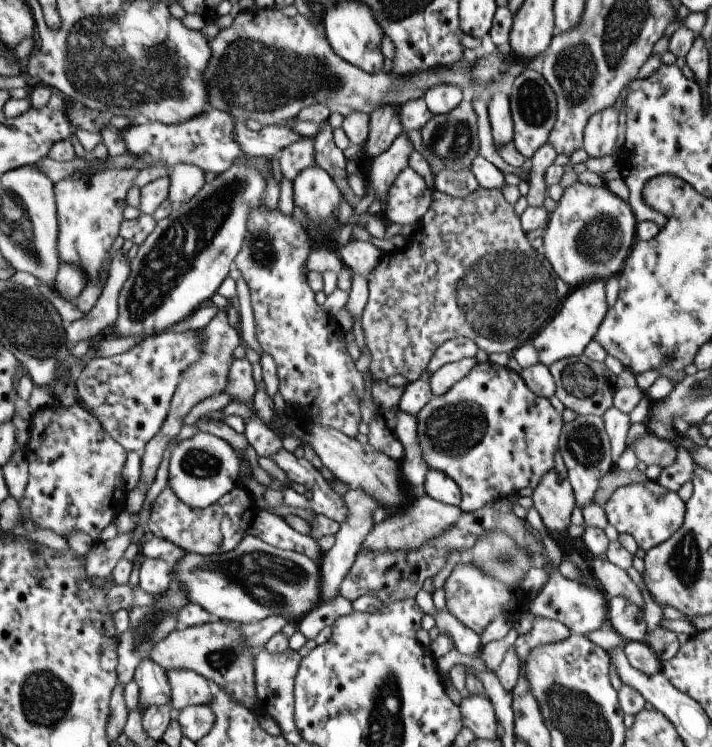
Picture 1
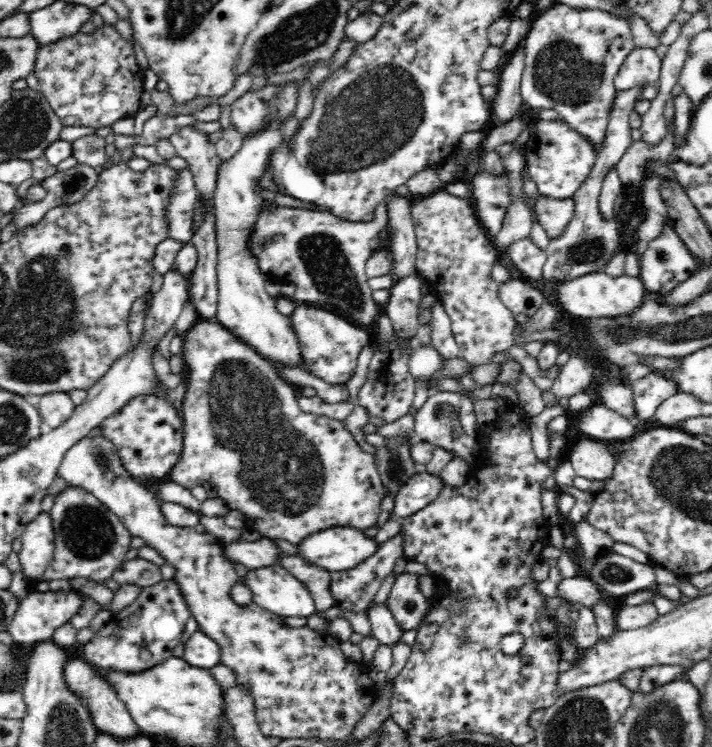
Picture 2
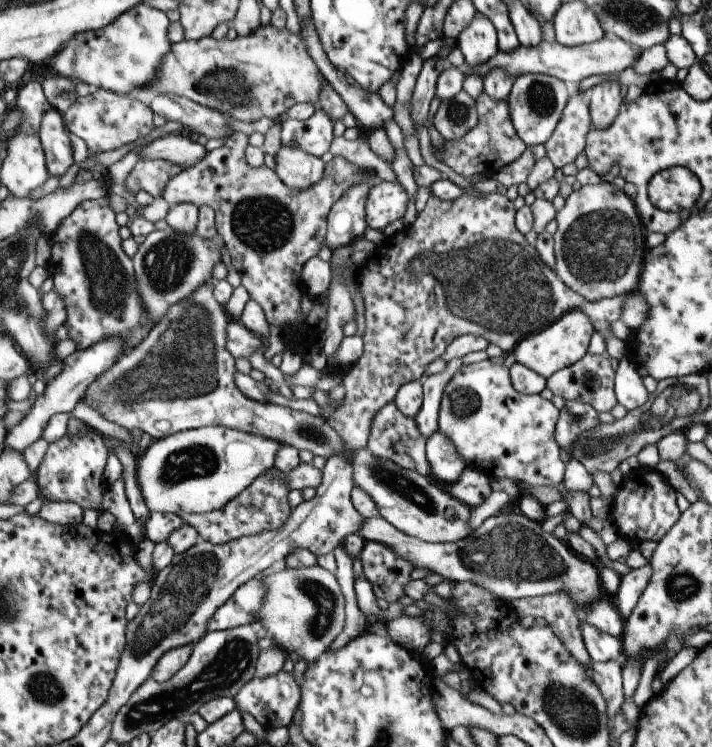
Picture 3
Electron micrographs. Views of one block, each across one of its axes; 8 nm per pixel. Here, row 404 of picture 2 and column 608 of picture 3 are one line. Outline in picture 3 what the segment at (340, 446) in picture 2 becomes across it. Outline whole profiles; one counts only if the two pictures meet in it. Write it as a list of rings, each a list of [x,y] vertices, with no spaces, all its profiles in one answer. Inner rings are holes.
[[[601,180],[598,184],[581,185],[564,200],[563,207],[556,212],[556,229],[551,233],[554,251],[554,273],[566,288],[581,296],[585,301],[595,302],[620,295],[632,294],[641,273],[646,229],[641,225],[633,201],[613,183]]]

